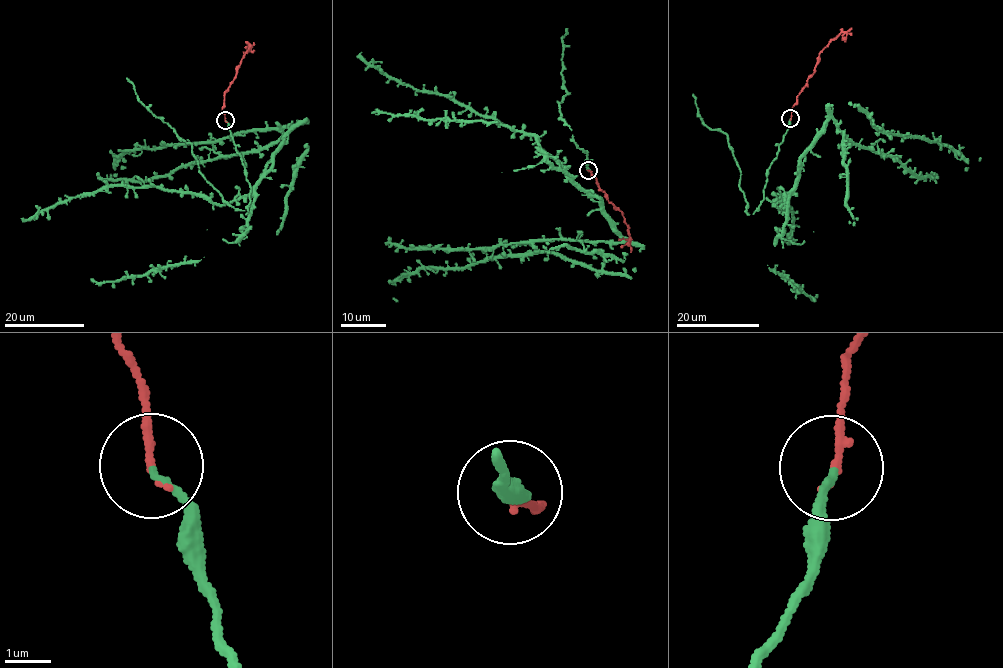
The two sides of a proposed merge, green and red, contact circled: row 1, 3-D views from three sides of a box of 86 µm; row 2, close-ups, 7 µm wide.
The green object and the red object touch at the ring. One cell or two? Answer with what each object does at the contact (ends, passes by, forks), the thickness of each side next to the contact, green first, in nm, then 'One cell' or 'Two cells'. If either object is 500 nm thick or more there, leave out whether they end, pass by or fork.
At the ring green ends. At the ring red ends. Thickness 130 nm (green) against 160 nm. One cell

